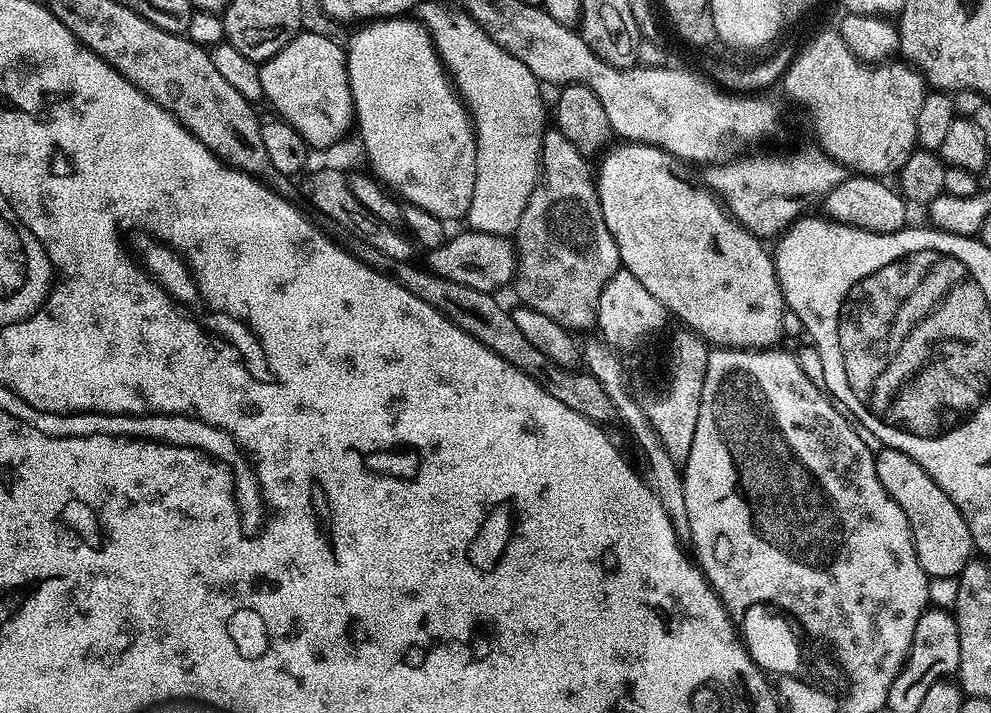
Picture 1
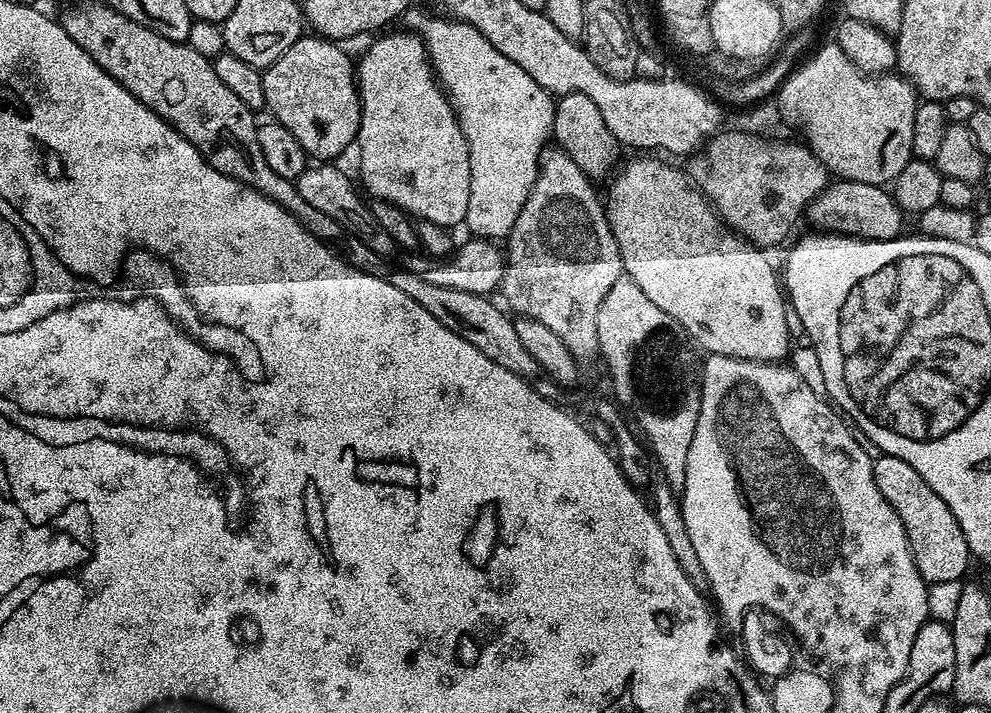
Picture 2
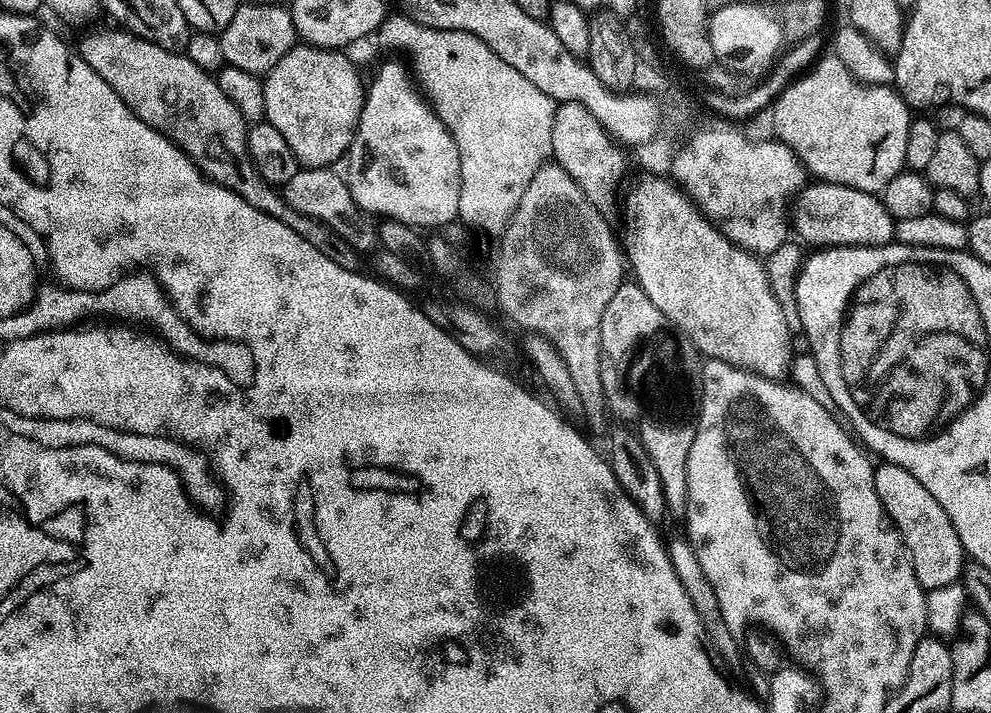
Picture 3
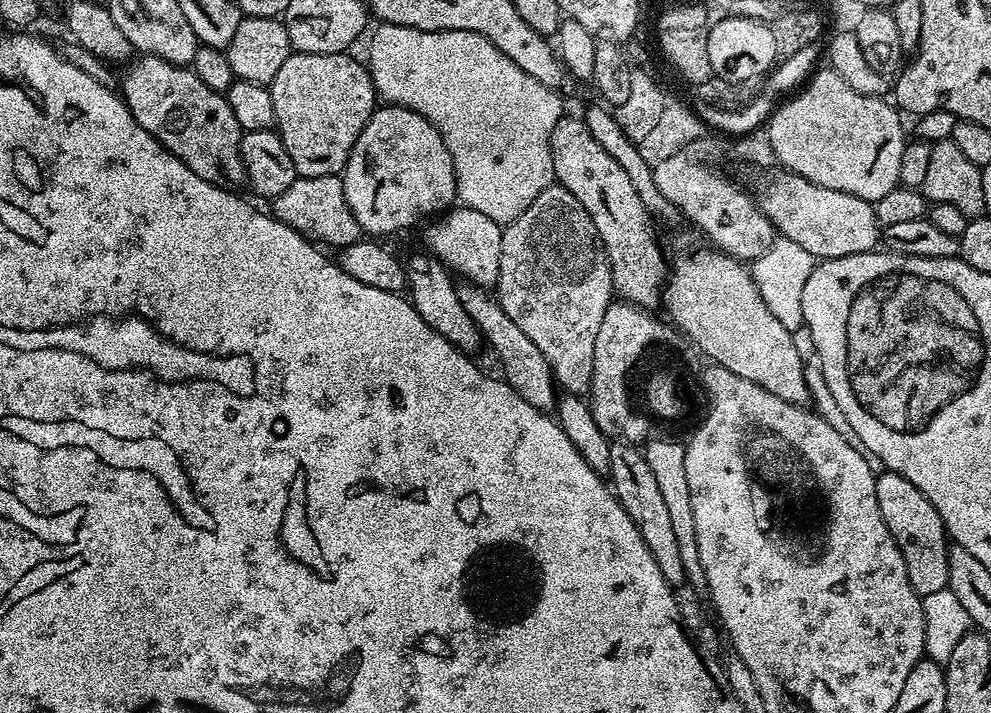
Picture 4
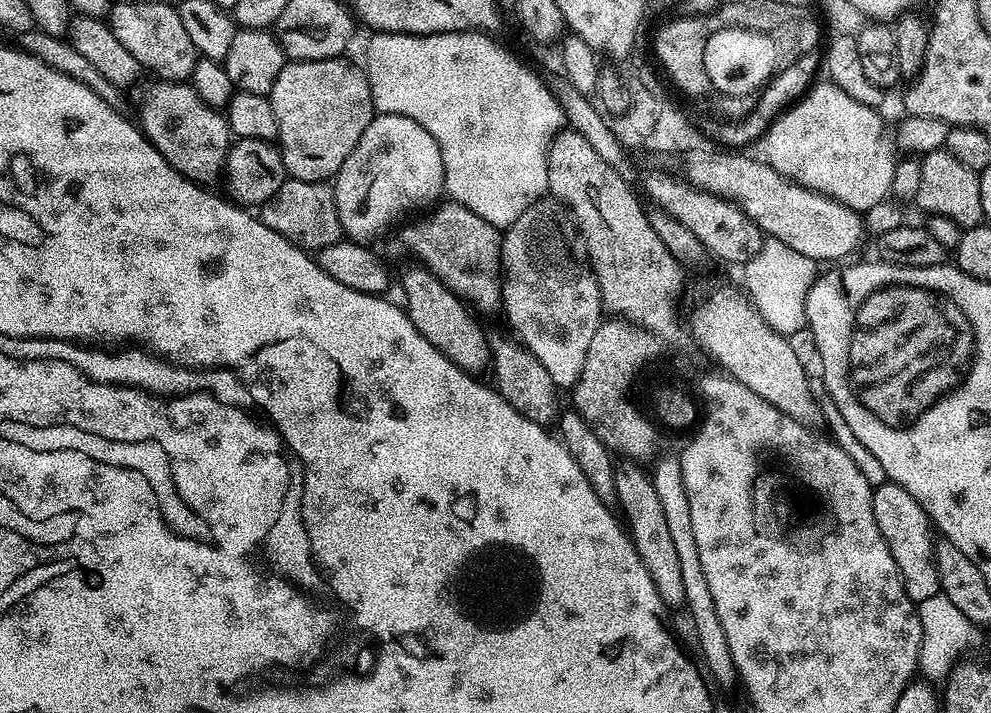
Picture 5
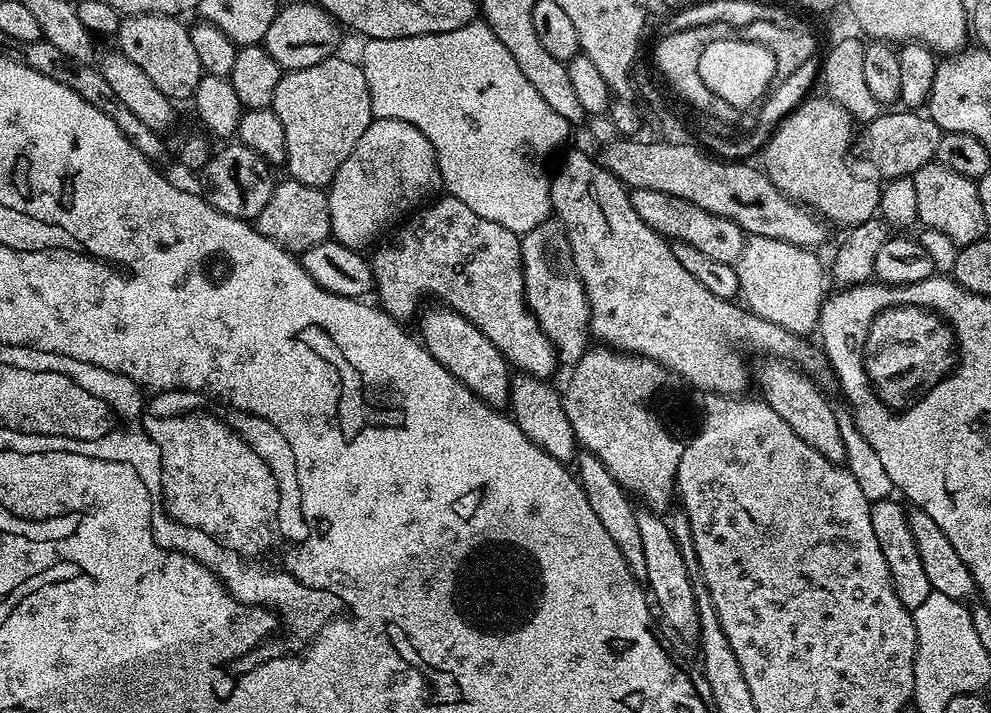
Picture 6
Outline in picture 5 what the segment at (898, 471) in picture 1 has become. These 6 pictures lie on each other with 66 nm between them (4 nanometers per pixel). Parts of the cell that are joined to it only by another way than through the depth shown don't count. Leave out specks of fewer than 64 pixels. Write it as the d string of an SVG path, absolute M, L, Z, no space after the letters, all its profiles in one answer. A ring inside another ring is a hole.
M891 482L883 483L877 483L872 490L874 522L878 522L878 530L882 530L882 538L886 538L886 546L890 546L894 562L898 562L898 574L902 574L902 586L906 594L919 606L926 602L926 598L941 595L936 559L932 553L934 525L928 519L926 510L922 510L916 499L902 490L902 486Z

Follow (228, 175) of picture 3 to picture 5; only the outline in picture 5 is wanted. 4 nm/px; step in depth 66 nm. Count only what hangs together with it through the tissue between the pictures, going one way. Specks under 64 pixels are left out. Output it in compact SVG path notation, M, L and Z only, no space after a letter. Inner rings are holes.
M156 82L140 108L138 124L150 143L158 150L158 154L162 154L162 158L166 158L166 162L170 162L170 166L174 166L178 174L196 181L201 186L211 185L211 180L219 179L234 137L228 130L227 115L202 102L202 98L198 98L198 94L192 89L191 83Z

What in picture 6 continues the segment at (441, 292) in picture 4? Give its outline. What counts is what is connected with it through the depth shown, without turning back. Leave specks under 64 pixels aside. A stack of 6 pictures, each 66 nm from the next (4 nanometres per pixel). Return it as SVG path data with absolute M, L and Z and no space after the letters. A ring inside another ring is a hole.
M447 306L440 308L423 309L420 320L419 339L422 341L424 349L434 357L450 374L457 376L472 393L482 402L486 402L492 408L501 410L509 407L509 392L511 390L512 379L510 377L510 365L505 360L504 355L462 314L458 314Z

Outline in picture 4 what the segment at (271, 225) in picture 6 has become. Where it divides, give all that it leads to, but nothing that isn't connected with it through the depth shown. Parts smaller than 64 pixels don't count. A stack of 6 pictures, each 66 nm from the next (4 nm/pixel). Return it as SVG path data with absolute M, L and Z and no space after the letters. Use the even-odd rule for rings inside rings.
M339 175L322 178L301 176L290 182L290 186L286 186L286 190L282 190L282 194L278 194L271 204L271 215L313 242L343 246L362 239L358 222L344 197L344 181Z

